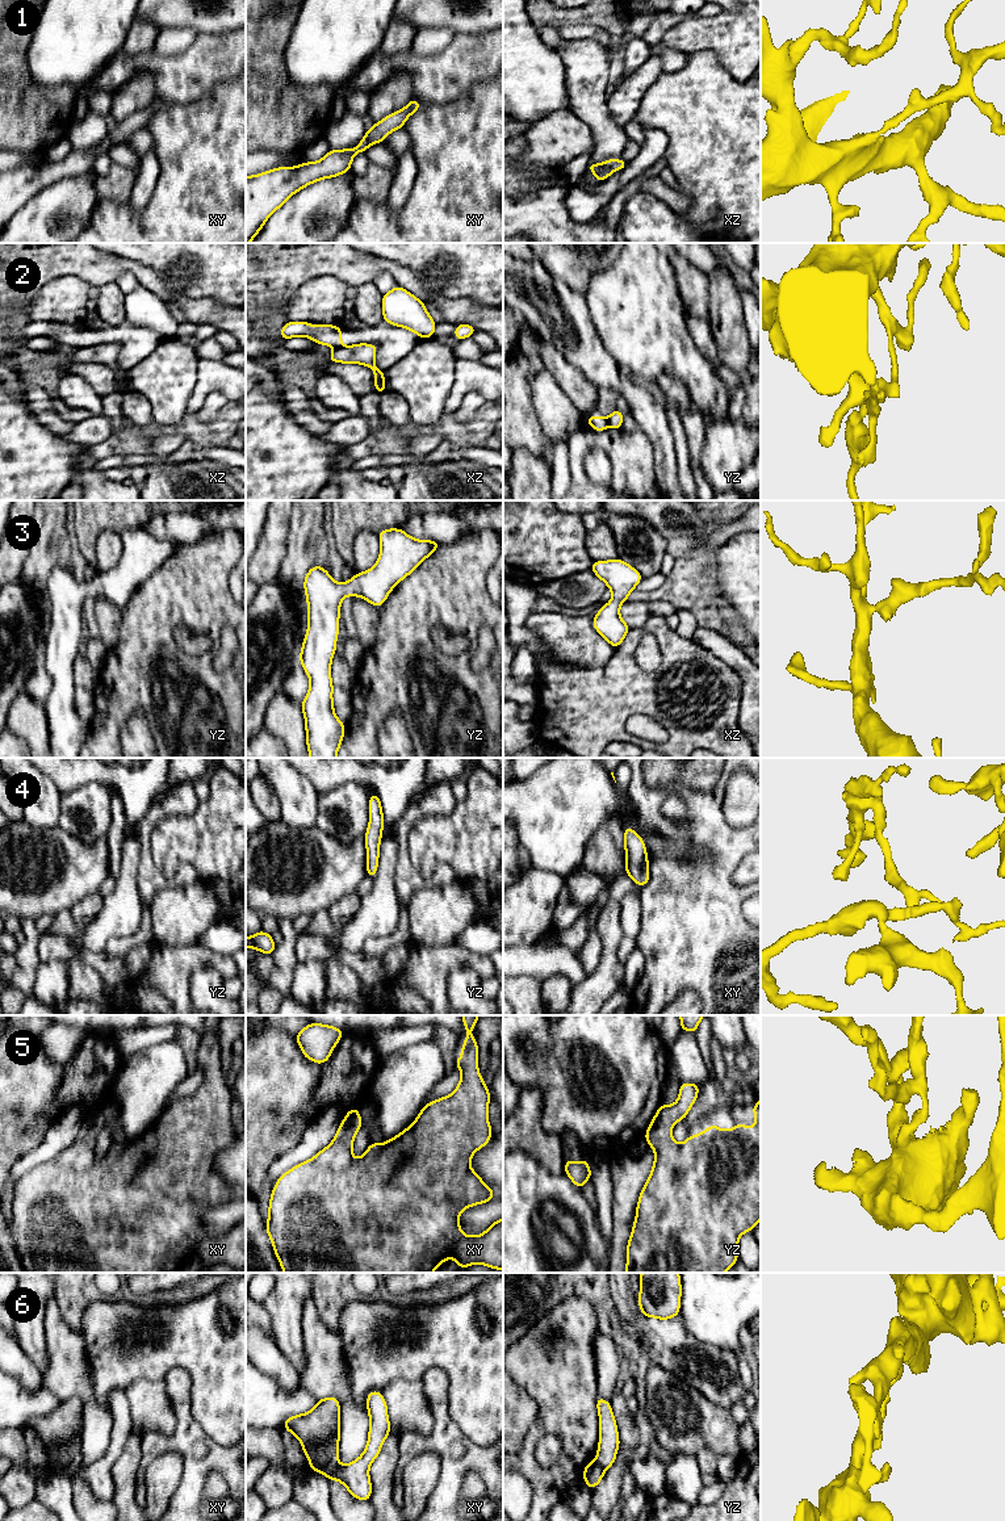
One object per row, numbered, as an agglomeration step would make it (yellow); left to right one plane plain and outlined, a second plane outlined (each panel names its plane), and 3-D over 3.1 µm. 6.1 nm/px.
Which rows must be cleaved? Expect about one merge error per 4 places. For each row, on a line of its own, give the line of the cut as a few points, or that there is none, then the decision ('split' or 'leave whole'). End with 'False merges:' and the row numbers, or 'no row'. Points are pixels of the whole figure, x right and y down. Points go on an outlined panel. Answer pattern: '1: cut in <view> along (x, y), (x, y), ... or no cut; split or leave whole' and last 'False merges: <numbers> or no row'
1: no cut; leave whole
2: cut in yz along (606, 418), (608, 426); split
3: no cut; leave whole
4: no cut; leave whole
5: no cut; leave whole
6: cut in xy along (339, 1465), (326, 1476); split
False merges: 2, 6

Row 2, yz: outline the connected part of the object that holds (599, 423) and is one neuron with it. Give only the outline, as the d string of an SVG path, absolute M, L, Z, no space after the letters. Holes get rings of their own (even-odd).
M591 415L586 419L586 423L596 432L602 432L608 428L608 420L604 416Z

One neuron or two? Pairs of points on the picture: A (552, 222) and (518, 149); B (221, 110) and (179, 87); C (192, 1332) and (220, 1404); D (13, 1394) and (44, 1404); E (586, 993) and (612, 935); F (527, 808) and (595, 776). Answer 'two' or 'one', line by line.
A: two
B: two
C: one
D: one
E: one
F: one

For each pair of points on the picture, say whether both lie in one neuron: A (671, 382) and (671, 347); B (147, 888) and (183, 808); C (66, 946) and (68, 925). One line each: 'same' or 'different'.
A: different
B: same
C: different

